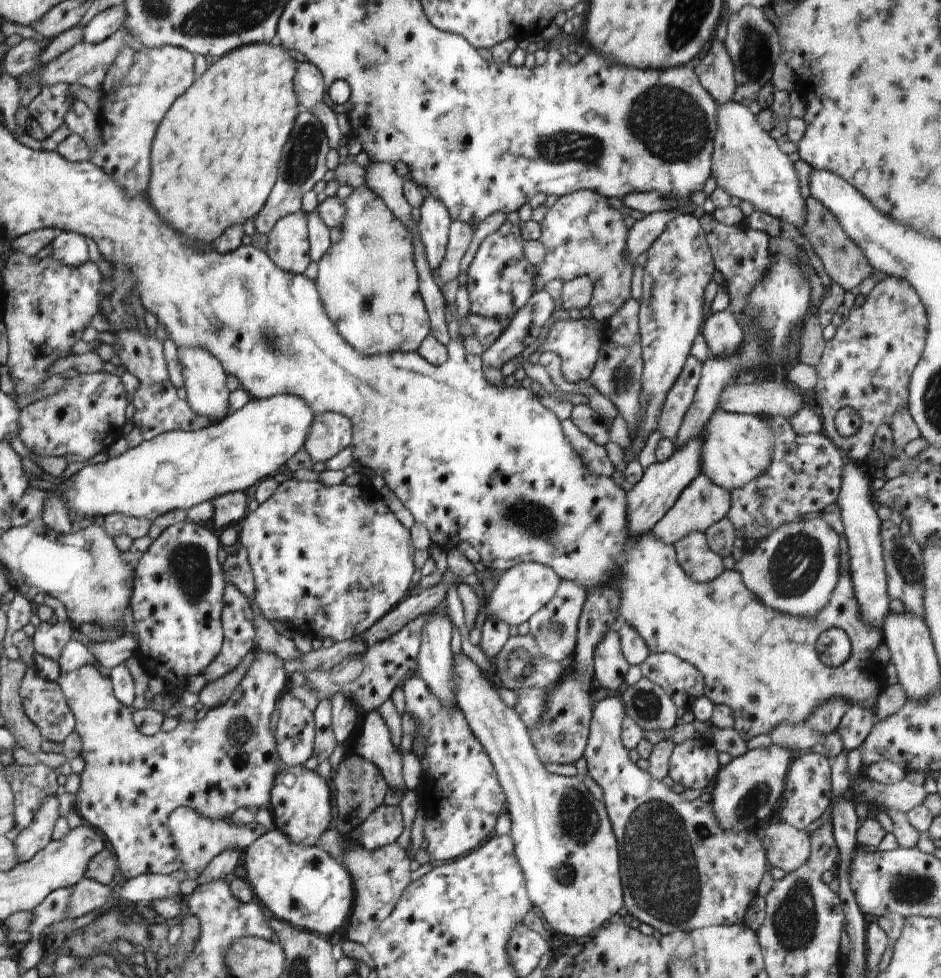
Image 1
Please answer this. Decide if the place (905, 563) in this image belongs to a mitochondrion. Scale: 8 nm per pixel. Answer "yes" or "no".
yes

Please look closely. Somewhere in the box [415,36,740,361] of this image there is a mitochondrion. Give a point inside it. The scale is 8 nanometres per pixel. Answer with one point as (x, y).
(668, 122)

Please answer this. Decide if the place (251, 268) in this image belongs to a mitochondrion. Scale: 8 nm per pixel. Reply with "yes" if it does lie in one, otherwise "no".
no

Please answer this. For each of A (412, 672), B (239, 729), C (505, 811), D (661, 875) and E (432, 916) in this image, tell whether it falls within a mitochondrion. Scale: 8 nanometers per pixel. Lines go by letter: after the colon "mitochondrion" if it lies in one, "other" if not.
A: other
B: mitochondrion
C: other
D: mitochondrion
E: other

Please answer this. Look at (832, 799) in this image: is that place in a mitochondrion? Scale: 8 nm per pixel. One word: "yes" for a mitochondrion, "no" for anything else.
no

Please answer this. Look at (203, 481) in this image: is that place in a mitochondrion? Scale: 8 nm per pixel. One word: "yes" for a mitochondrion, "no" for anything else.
no

